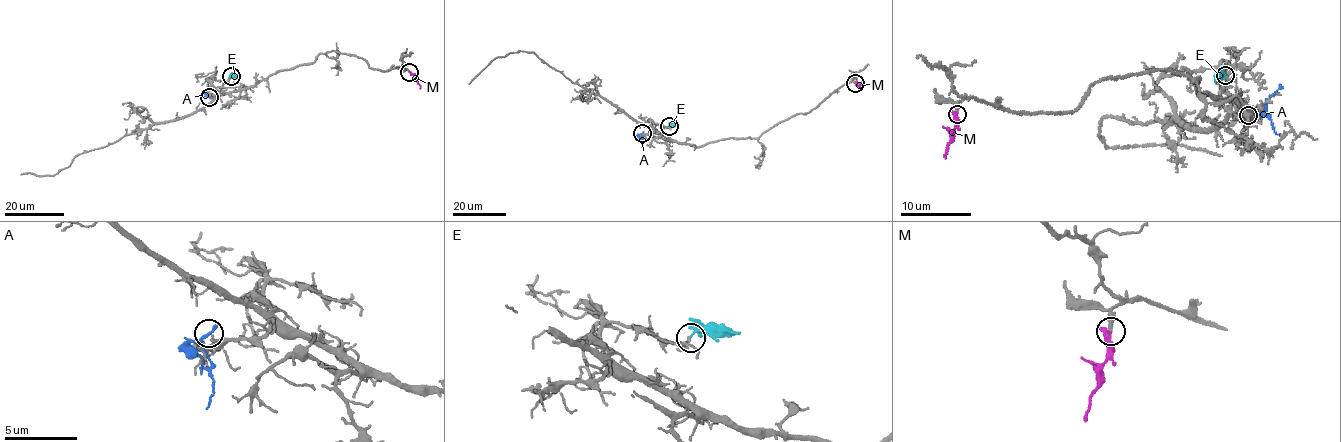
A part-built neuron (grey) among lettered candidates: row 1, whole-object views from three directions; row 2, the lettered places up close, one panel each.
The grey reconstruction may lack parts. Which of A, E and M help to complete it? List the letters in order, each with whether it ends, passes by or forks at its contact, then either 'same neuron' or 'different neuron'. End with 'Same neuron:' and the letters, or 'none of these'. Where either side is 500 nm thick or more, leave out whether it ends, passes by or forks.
A: it passes by | different neuron
E: it forks | different neuron
M: it passes by | same neuron
Same neuron: M

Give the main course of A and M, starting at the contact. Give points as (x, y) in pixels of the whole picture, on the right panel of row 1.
A: (1248, 114), (1258, 110), (1279, 84)
M: (957, 113), (954, 138), (946, 158)

